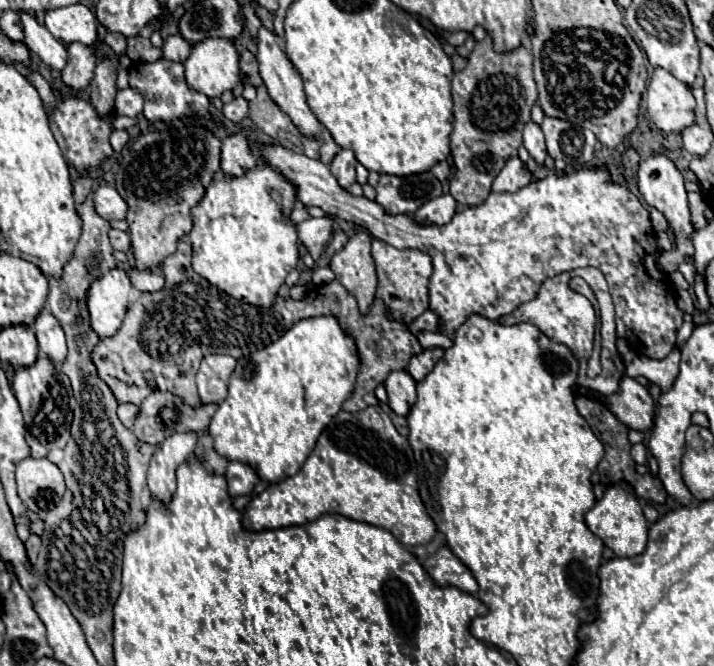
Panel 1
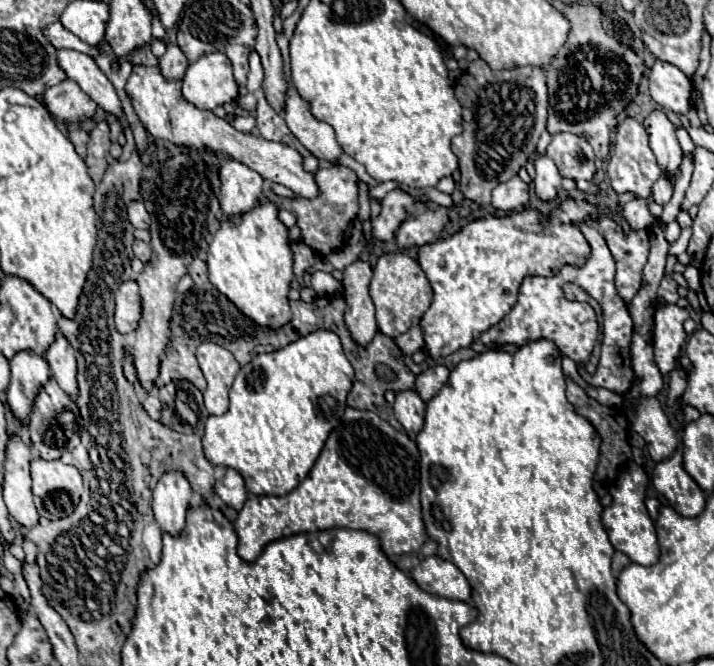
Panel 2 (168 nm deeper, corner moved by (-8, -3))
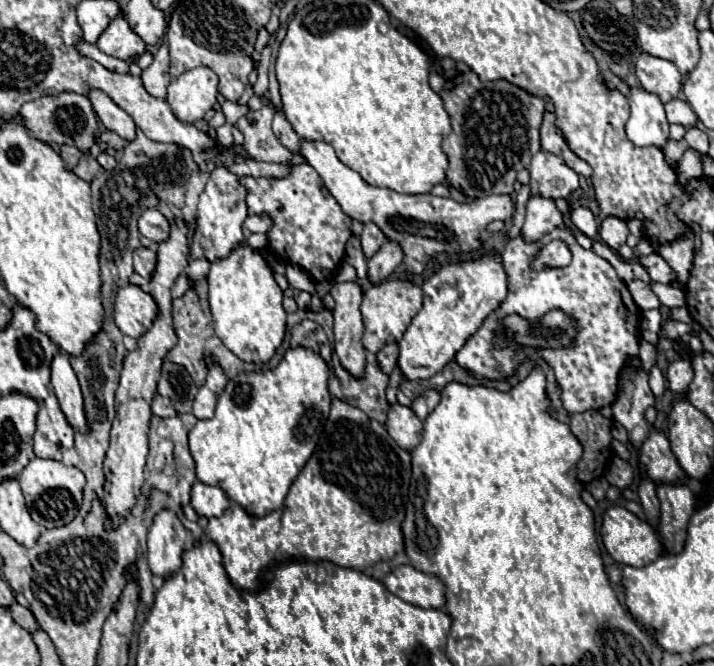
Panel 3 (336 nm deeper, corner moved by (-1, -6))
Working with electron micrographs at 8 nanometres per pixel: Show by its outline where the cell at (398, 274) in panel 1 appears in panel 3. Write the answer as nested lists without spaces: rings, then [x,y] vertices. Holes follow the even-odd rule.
[[[383,281],[379,285],[371,285],[365,293],[363,293],[363,303],[361,303],[361,315],[363,315],[363,347],[369,353],[377,353],[379,349],[383,349],[389,343],[397,343],[405,329],[409,327],[411,319],[417,315],[417,311],[423,305],[423,291],[409,283],[409,281]]]

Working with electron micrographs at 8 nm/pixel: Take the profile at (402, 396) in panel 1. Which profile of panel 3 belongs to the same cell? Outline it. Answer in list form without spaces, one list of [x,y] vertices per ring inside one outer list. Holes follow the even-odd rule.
[[[393,403],[389,407],[389,419],[385,425],[389,435],[401,449],[413,451],[419,445],[423,435],[423,423],[409,407]]]

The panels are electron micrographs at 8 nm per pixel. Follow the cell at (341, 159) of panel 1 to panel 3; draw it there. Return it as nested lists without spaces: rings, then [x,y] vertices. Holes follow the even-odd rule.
[[[293,165],[287,177],[265,179],[265,177],[239,177],[247,189],[247,211],[249,215],[271,217],[267,231],[269,247],[283,263],[303,267],[317,283],[331,281],[345,255],[345,243],[351,237],[351,219],[339,211],[331,193],[323,187],[319,173],[309,165]]]

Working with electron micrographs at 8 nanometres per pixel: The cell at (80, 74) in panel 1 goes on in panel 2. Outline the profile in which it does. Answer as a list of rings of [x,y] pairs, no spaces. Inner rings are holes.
[[[70,78],[44,92],[44,104],[54,120],[72,122],[94,114],[98,104]]]

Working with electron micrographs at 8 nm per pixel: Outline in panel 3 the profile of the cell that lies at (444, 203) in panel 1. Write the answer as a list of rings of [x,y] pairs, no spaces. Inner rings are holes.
[[[385,241],[383,247],[367,261],[367,277],[371,283],[381,283],[385,281],[393,271],[395,267],[401,265],[401,251],[399,251],[399,245],[397,243],[391,243],[391,241]]]

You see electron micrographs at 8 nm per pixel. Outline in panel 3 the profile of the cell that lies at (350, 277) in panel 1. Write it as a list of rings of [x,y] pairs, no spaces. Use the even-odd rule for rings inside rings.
[[[333,283],[329,293],[335,299],[335,353],[341,365],[359,379],[365,373],[365,349],[361,345],[363,319],[359,311],[361,287],[357,283]]]

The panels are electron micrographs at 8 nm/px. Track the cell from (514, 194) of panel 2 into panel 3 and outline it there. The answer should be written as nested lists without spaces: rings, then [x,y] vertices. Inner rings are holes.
[[[301,141],[301,155],[305,161],[321,175],[325,187],[335,197],[339,207],[351,219],[361,223],[375,223],[383,235],[397,243],[403,251],[403,265],[407,273],[421,275],[431,259],[439,255],[463,257],[467,253],[475,253],[481,249],[481,233],[485,233],[491,221],[507,221],[511,219],[515,207],[509,195],[487,195],[475,199],[471,203],[457,203],[451,197],[435,197],[427,195],[399,195],[391,189],[379,189],[367,185],[361,175],[347,165],[343,165],[333,147],[323,141]]]

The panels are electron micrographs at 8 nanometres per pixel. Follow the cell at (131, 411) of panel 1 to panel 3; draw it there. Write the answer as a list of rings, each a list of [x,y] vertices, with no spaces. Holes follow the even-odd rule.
[[[159,393],[153,399],[153,415],[157,417],[175,417],[175,409],[171,405],[171,399],[161,397]]]

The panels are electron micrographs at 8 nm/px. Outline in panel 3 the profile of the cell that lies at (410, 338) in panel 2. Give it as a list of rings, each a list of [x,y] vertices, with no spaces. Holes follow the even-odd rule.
[[[389,343],[387,347],[383,347],[377,353],[377,363],[379,363],[379,367],[381,367],[383,373],[389,375],[395,369],[395,365],[397,365],[397,353],[399,353],[399,349],[397,349],[395,343]]]

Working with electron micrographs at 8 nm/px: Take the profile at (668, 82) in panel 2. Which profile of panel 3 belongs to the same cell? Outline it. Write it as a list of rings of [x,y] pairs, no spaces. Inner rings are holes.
[[[641,53],[641,57],[637,59],[637,65],[635,65],[635,73],[637,73],[637,79],[641,81],[641,85],[647,91],[659,95],[663,103],[675,99],[683,85],[681,73],[675,67],[675,63],[661,59],[661,57],[653,57],[649,53]]]

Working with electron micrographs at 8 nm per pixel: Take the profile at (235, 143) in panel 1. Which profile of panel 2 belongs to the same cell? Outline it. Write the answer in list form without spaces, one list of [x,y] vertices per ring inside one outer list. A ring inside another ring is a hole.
[[[228,158],[220,168],[220,206],[222,214],[226,216],[238,216],[246,210],[250,210],[260,194],[262,194],[262,176],[248,168],[246,164]]]

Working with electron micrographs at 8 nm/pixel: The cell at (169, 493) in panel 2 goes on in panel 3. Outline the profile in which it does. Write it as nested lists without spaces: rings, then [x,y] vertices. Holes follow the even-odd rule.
[[[171,511],[157,513],[147,535],[147,561],[155,577],[169,577],[183,565],[183,551],[187,545],[187,533],[177,515]]]

